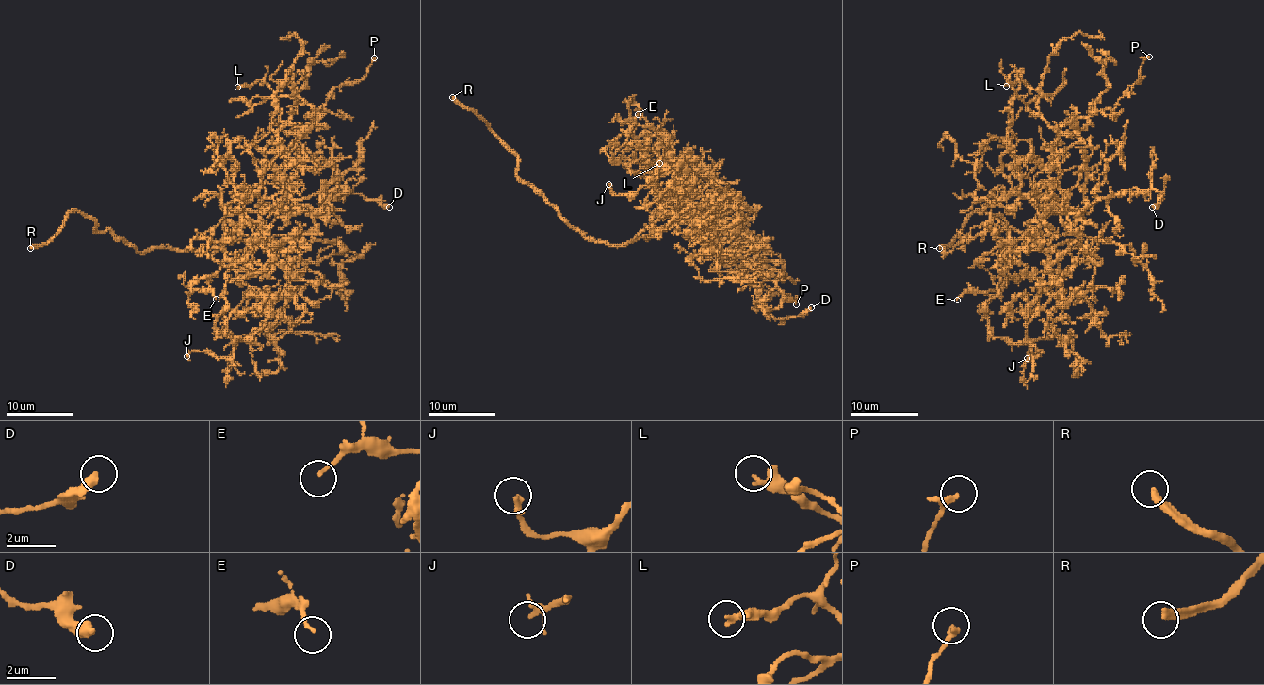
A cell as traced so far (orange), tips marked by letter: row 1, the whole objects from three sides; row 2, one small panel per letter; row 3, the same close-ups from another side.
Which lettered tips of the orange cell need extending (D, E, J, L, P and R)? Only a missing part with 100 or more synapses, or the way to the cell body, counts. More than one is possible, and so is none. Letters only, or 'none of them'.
R

